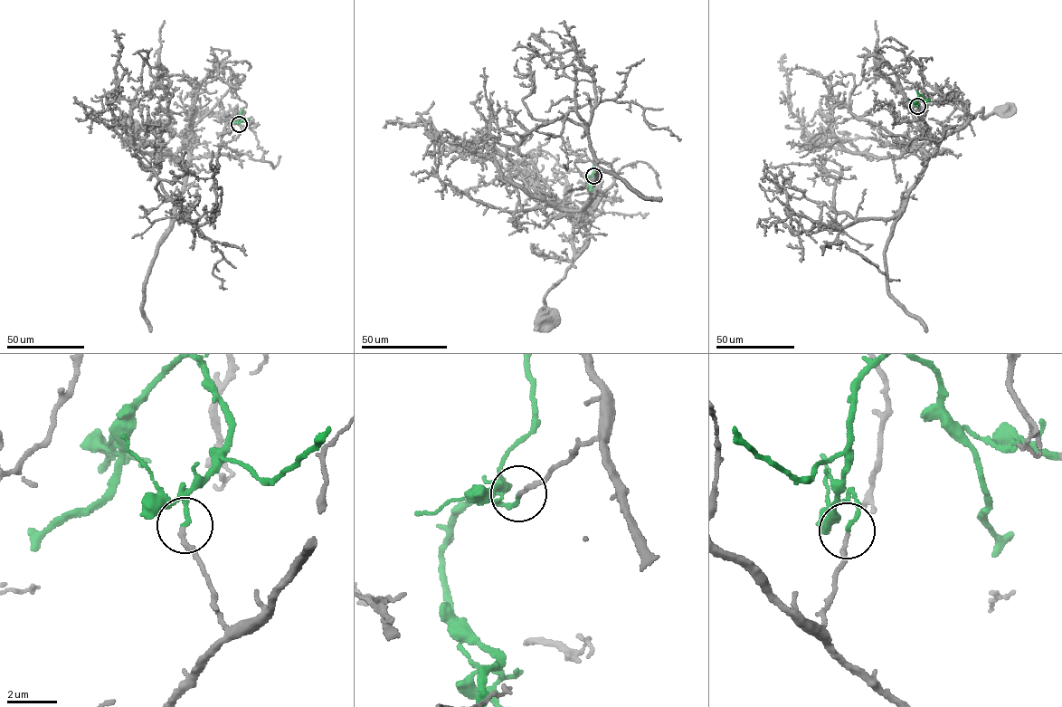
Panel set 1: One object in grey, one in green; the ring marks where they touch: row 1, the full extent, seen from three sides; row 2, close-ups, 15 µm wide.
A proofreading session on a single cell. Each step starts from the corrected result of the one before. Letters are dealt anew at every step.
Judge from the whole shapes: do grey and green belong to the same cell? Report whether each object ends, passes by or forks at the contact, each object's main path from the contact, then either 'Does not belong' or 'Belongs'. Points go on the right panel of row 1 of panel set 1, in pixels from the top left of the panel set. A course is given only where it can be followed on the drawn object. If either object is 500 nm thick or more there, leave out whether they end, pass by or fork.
At the ring grey ends. At the ring green ends. Course of grey: (917, 107), (915, 112), (924, 121), (938, 145), (940, 140), (962, 128), (983, 108), (983, 118), (1004, 111). Course of green: (917, 106), (917, 98), (921, 95), (926, 108). Does not belong

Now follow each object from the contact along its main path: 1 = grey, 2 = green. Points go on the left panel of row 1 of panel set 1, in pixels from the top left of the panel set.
1: (239, 124), (241, 133), (221, 143), (216, 153), (192, 157), (193, 145), (159, 123), (140, 129), (132, 125)
2: (239, 124), (242, 117), (239, 114), (230, 126)

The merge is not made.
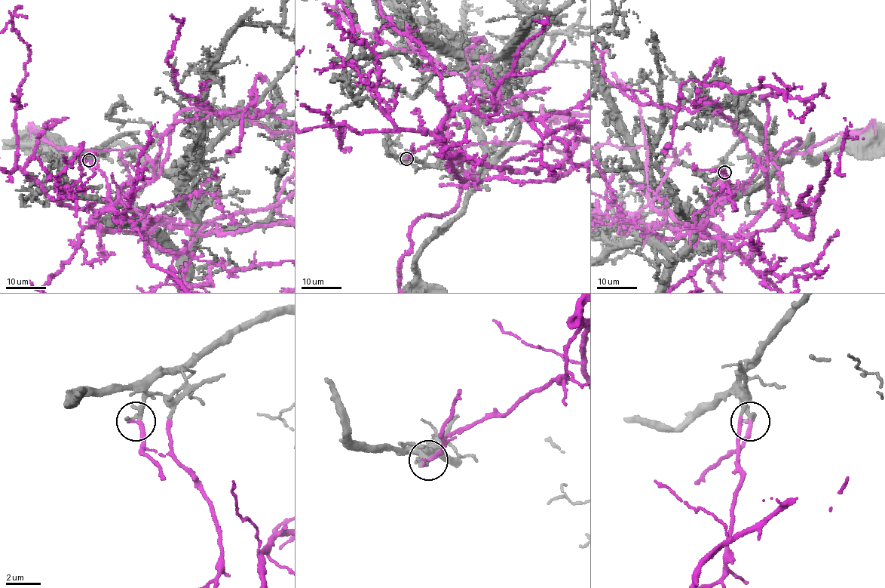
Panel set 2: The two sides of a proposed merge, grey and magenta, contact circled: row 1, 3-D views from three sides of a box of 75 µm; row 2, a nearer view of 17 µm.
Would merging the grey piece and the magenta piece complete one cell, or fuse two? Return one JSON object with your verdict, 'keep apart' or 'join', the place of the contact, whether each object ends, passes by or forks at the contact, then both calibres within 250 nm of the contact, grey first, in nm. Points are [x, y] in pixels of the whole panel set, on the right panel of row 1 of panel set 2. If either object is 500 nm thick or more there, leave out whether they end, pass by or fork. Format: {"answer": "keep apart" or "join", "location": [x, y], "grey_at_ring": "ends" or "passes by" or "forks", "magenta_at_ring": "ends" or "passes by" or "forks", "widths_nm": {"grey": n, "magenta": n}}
{"answer": "keep apart", "location": [724, 172], "grey_at_ring": "ends", "magenta_at_ring": "ends", "widths_nm": {"grey": 320, "magenta": 260}}

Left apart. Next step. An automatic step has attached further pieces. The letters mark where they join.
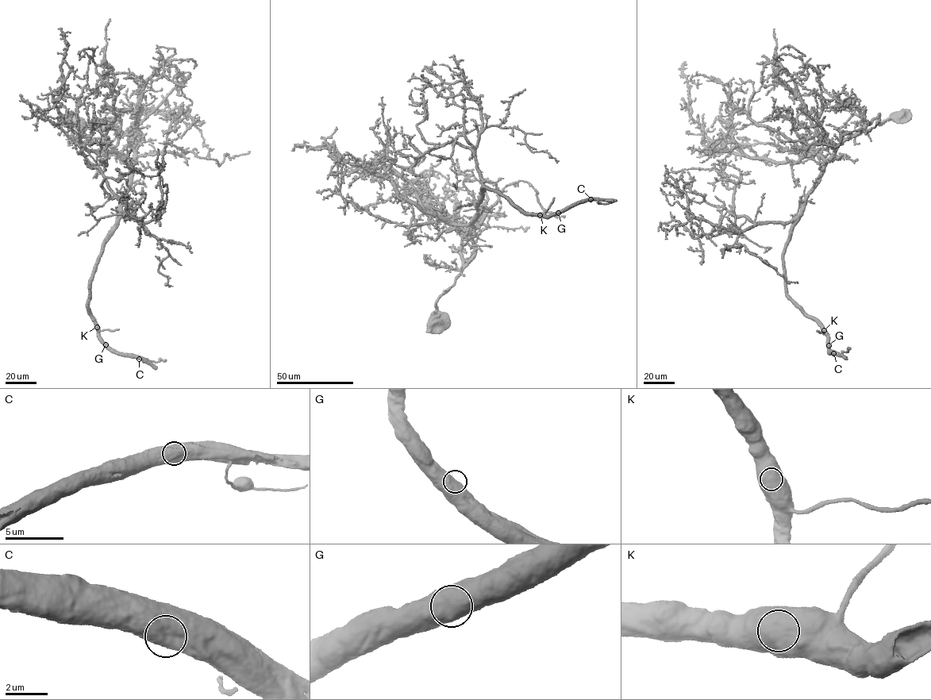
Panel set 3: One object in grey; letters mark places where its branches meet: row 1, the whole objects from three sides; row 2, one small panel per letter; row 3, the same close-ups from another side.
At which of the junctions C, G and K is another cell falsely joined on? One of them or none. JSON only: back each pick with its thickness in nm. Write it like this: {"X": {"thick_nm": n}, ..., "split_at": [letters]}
{"split_at": []}

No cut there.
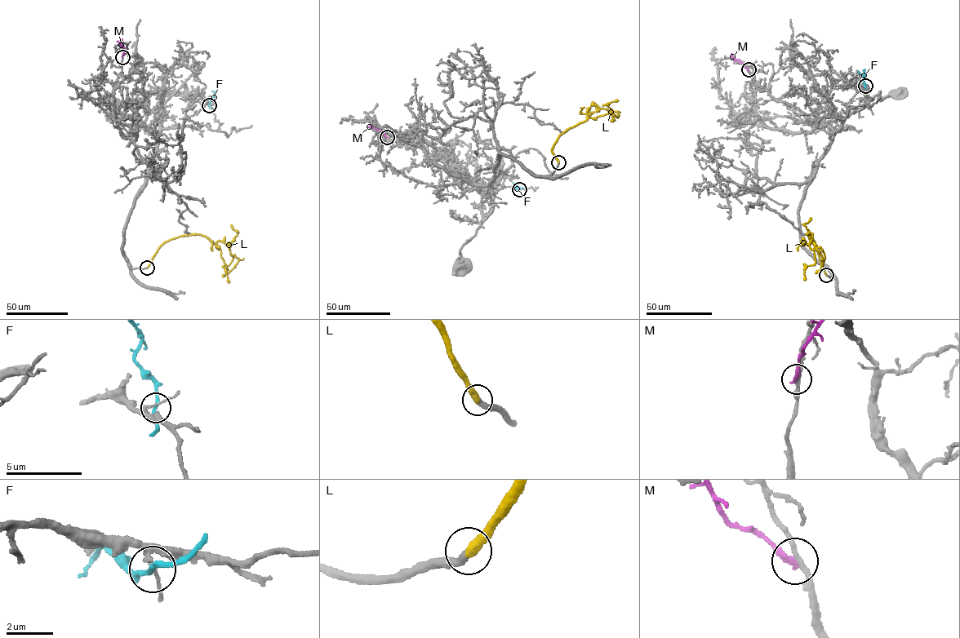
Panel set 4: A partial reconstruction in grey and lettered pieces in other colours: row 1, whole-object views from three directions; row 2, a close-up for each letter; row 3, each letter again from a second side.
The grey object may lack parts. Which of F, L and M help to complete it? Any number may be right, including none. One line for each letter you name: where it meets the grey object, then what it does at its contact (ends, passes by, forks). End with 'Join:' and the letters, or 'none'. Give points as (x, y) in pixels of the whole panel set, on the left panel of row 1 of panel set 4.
L: contact (147, 268); it ends
Join: L

